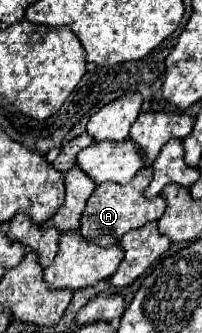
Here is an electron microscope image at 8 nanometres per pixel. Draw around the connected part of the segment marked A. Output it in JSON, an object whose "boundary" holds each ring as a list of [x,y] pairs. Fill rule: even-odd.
{"boundary":[[[143,167],[135,175],[135,179],[131,179],[125,185],[119,185],[119,183],[97,185],[97,189],[91,193],[91,197],[87,201],[87,207],[83,209],[83,217],[81,217],[83,237],[87,237],[89,241],[93,241],[101,247],[109,247],[109,245],[115,245],[127,231],[139,229],[145,223],[157,221],[163,215],[167,201],[163,195],[157,195],[153,199],[147,199],[143,195],[145,187],[151,183],[151,177],[153,177],[153,167]]]}

